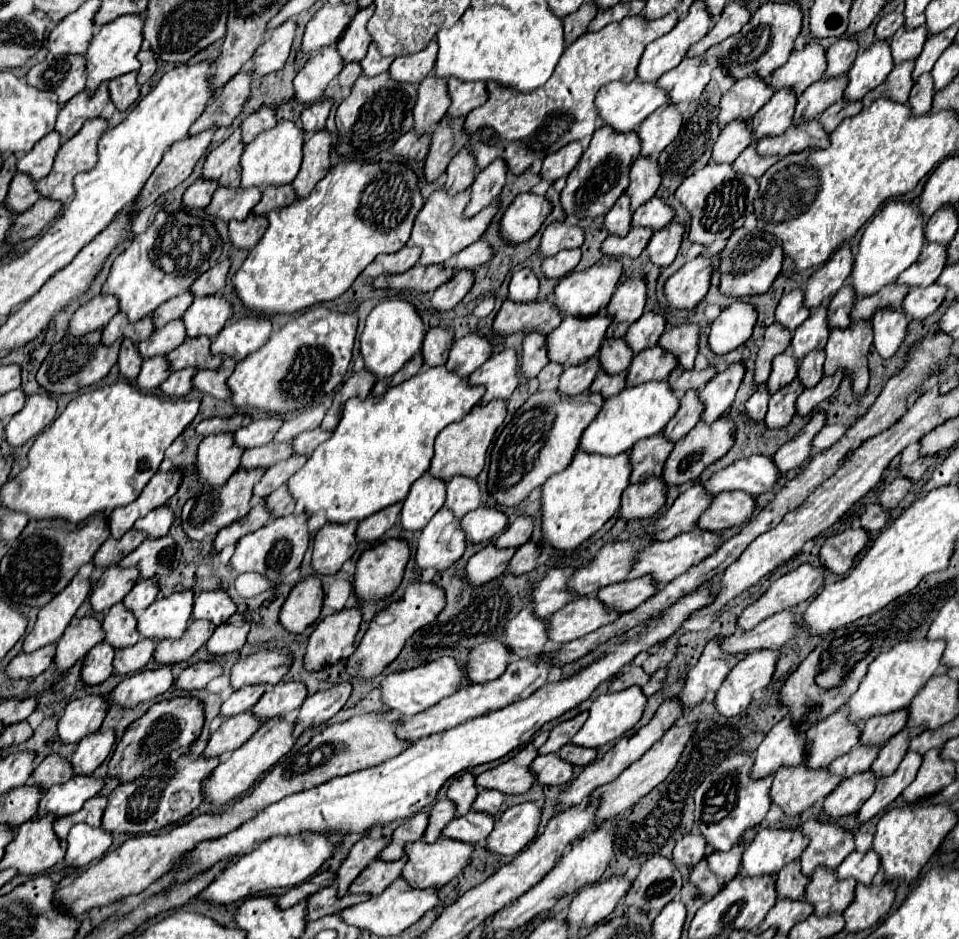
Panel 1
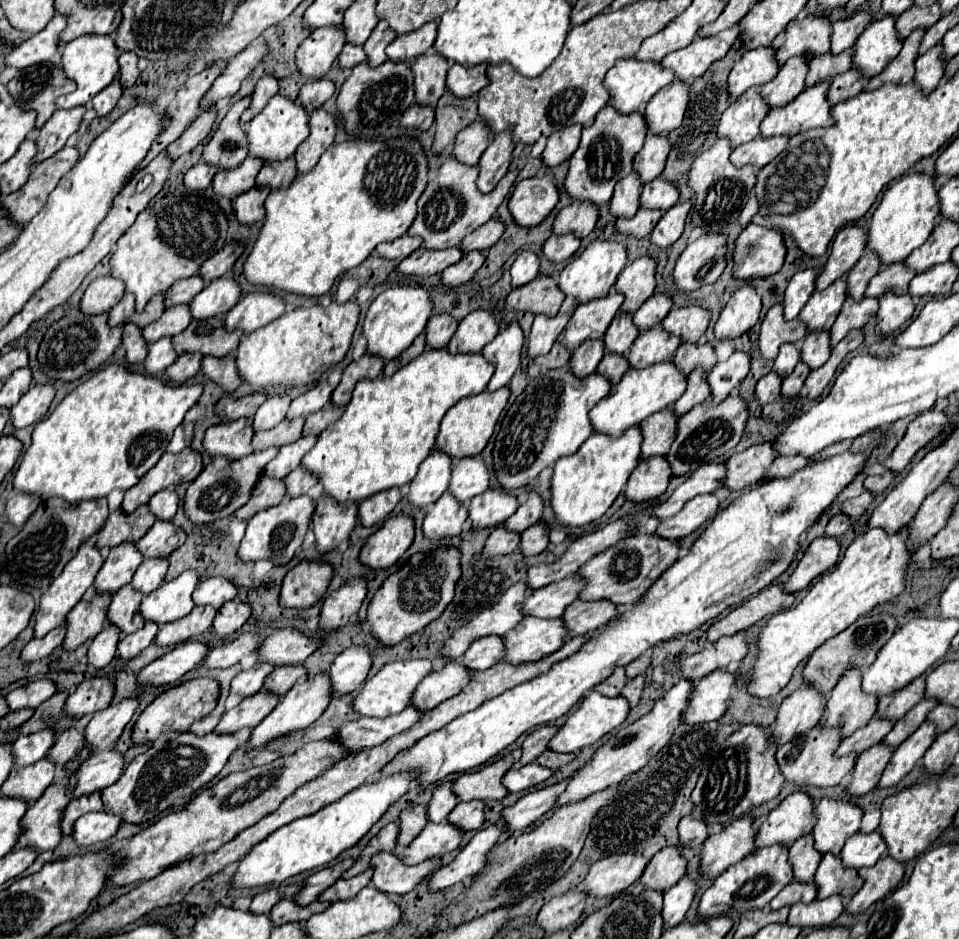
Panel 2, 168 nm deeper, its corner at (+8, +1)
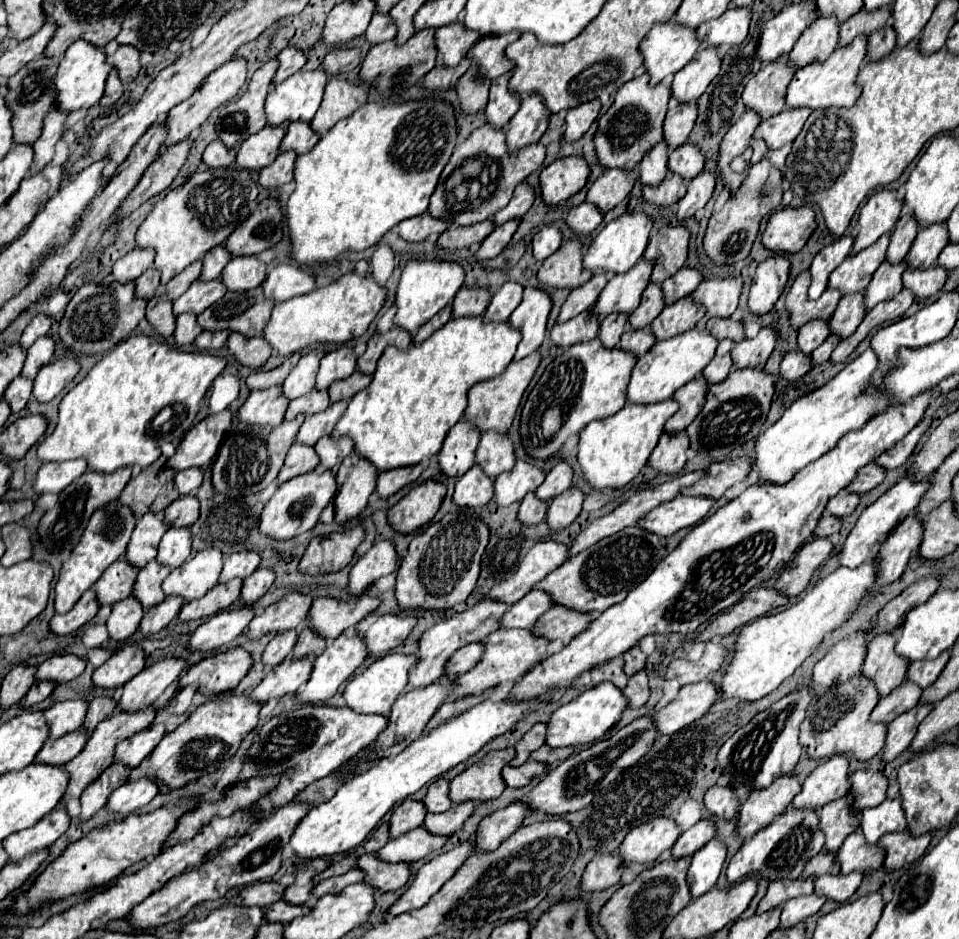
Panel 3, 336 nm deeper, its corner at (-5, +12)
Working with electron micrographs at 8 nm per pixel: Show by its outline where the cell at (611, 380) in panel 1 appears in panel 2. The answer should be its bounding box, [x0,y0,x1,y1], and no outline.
[595,352,629,386]

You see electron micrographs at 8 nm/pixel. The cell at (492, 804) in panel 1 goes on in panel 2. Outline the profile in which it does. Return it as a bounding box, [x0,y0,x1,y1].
[449,800,485,830]

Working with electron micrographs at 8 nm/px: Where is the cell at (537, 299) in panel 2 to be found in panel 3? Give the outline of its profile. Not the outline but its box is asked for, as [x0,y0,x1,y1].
[538,239,592,287]

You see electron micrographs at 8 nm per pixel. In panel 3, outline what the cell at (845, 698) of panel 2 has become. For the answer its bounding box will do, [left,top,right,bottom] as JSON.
[862,633,910,697]

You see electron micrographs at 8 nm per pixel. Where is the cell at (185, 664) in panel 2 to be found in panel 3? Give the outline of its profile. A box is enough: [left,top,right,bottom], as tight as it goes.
[190,607,256,651]

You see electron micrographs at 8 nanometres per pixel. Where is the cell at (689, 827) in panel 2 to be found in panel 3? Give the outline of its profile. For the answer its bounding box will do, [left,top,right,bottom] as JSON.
[704,785,742,819]

